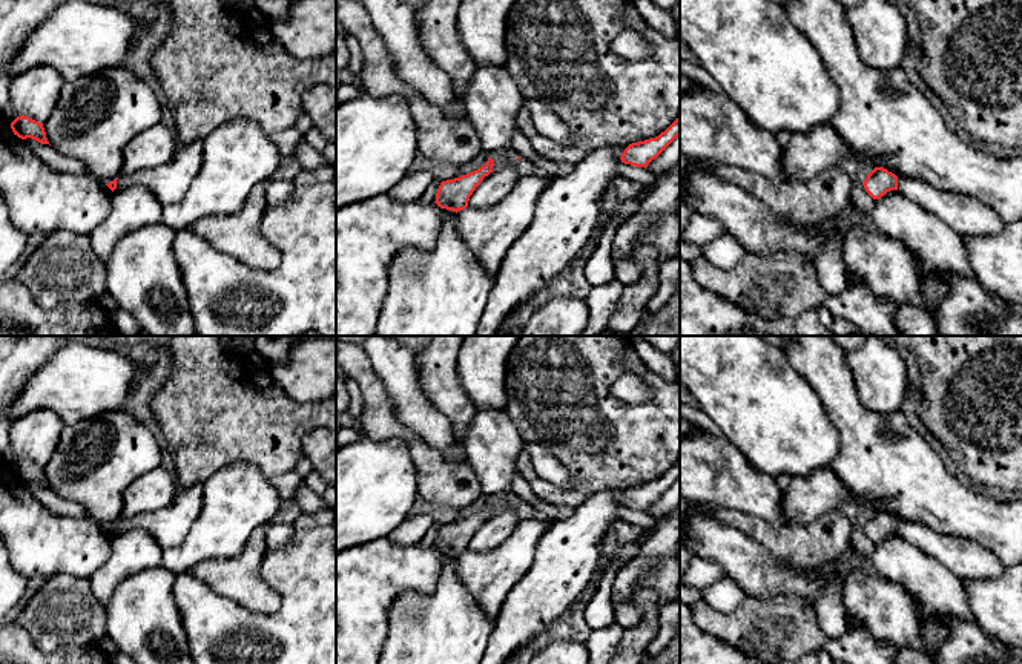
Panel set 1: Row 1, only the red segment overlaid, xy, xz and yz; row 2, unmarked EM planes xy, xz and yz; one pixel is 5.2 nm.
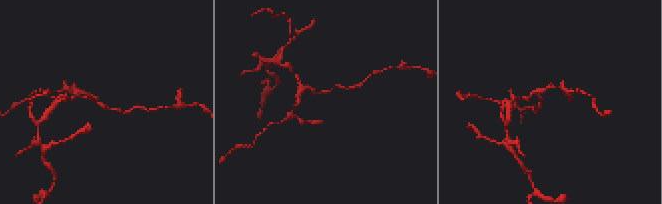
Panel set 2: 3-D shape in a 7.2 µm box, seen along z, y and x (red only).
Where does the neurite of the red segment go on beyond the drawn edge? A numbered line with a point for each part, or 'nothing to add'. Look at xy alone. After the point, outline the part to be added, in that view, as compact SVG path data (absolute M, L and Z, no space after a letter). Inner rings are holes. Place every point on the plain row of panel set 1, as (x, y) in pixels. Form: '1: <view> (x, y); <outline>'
nothing to add

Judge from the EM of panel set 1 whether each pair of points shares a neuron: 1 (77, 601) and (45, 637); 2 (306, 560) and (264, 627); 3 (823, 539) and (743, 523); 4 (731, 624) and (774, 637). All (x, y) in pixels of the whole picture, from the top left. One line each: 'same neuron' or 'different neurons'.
1: same neuron
2: same neuron
3: same neuron
4: same neuron

